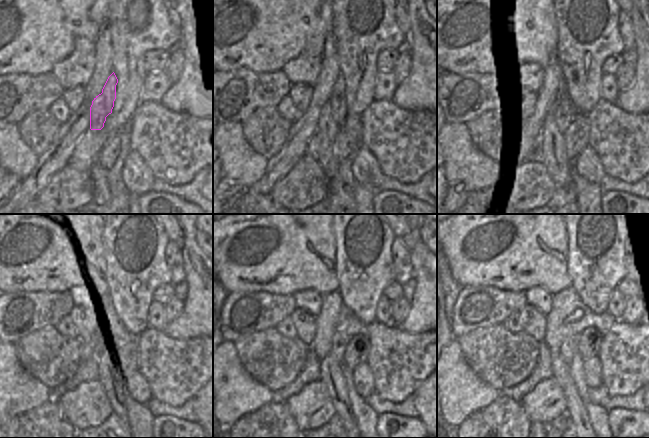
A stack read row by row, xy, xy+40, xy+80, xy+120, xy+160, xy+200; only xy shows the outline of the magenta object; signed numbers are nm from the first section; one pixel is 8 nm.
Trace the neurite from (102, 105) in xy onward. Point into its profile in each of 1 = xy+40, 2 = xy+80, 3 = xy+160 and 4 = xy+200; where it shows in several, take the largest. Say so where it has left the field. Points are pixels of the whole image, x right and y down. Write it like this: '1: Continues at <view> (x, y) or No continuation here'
1: Continues at xy+40 (335, 109)
2: Continues at xy+80 (562, 111)
3: Continues at xy+160 (340, 341)
4: Continues at xy+200 (569, 346).

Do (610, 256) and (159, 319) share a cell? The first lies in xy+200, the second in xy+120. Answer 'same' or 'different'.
different

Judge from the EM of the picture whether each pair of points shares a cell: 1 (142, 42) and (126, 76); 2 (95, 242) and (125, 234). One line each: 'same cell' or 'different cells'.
1: same cell
2: different cells

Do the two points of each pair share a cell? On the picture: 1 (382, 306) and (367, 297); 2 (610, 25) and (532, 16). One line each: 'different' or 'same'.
1: different
2: different

